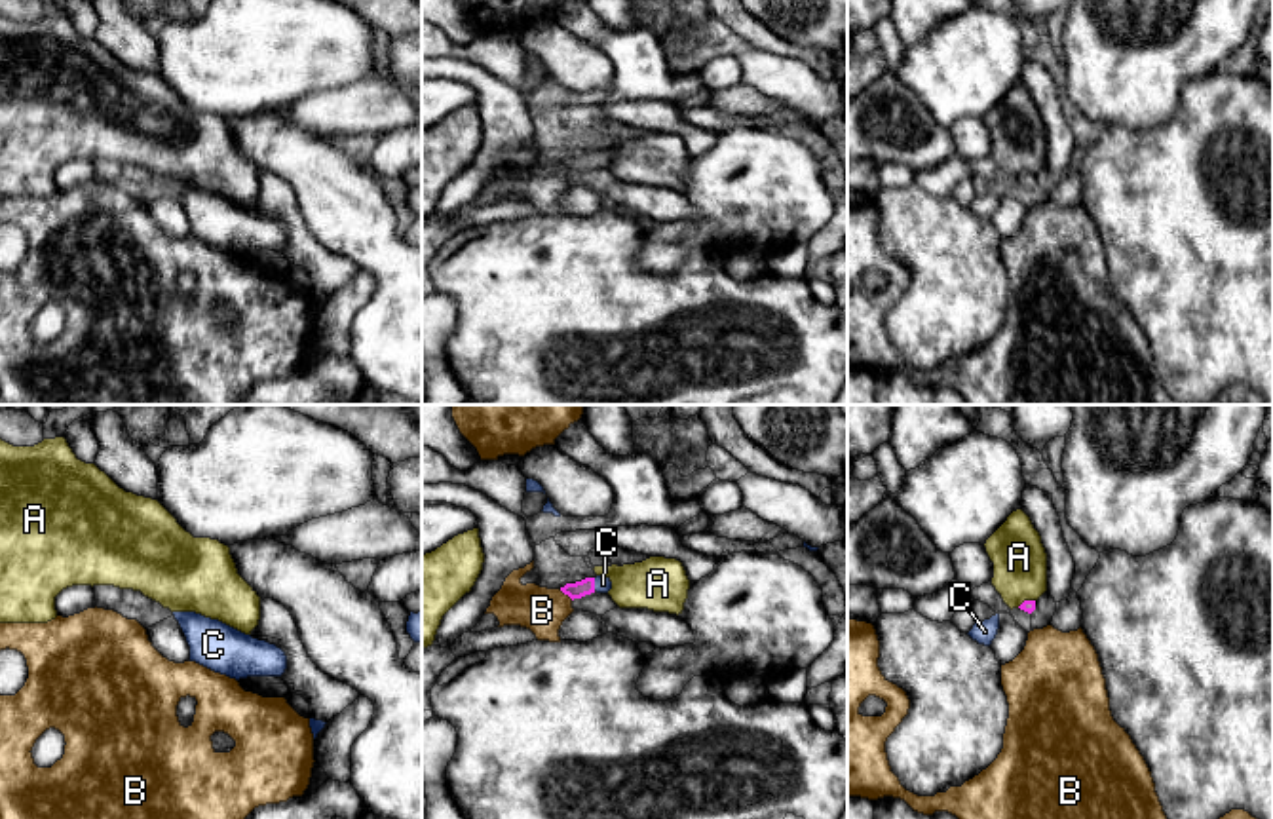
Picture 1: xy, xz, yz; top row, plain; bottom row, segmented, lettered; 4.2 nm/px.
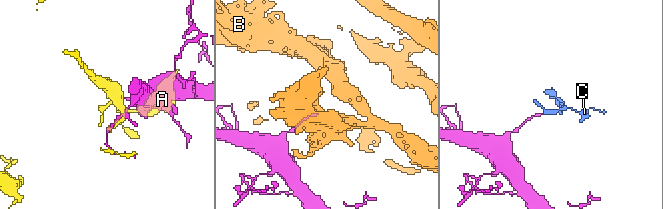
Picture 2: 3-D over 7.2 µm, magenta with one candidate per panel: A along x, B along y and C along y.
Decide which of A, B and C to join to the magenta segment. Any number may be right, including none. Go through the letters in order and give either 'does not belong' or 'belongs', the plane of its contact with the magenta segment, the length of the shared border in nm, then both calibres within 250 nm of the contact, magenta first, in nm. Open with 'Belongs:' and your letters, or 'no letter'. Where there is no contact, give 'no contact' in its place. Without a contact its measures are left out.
Belongs: C
A: does not belong; contact in yz; length 90 nm; calibres 50 and 220 nm
B: does not belong; contact in xz; length 80 nm; calibres 70 and 200 nm
C: belongs; contact in xz; length 60 nm; calibres 70 and 70 nm

